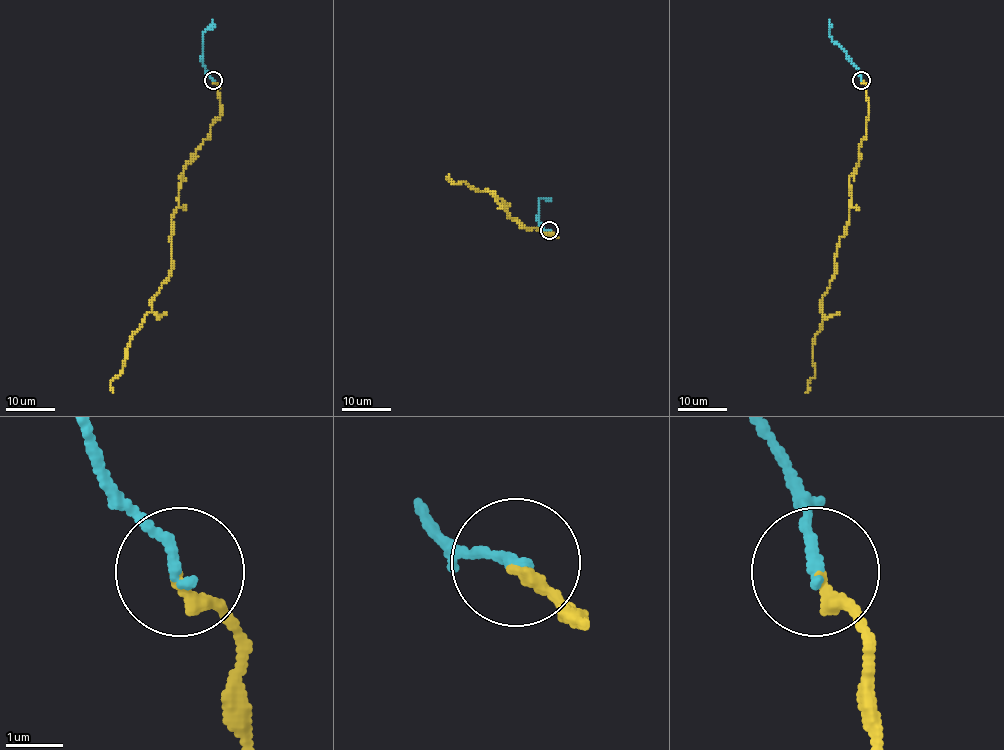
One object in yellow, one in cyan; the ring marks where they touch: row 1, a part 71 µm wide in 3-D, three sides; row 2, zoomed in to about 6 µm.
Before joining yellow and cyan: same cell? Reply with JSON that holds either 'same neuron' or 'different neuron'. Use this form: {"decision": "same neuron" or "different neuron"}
{"decision": "same neuron"}

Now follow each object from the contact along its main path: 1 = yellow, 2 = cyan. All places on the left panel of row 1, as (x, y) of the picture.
1: (213, 80), (220, 115), (180, 176), (172, 216), (172, 272), (130, 339), (123, 370), (109, 383), (112, 393)
2: (213, 80), (202, 62), (202, 32), (213, 20)

